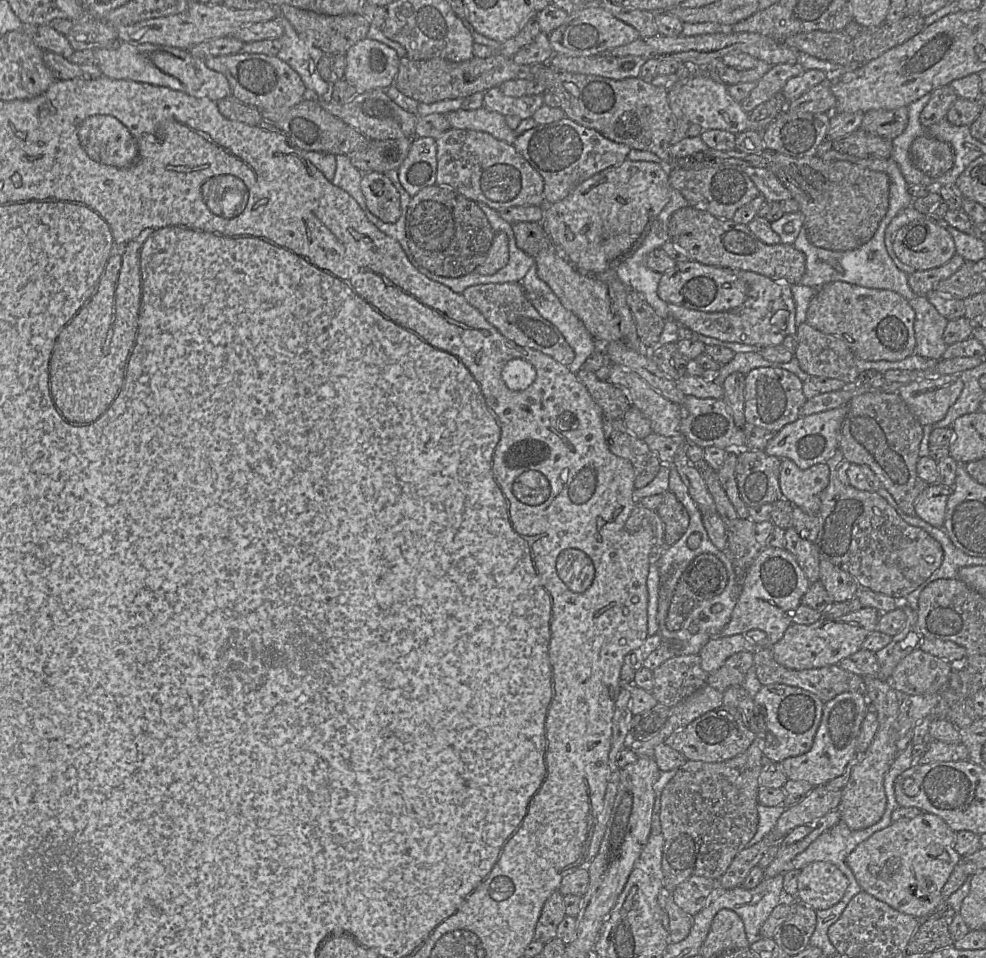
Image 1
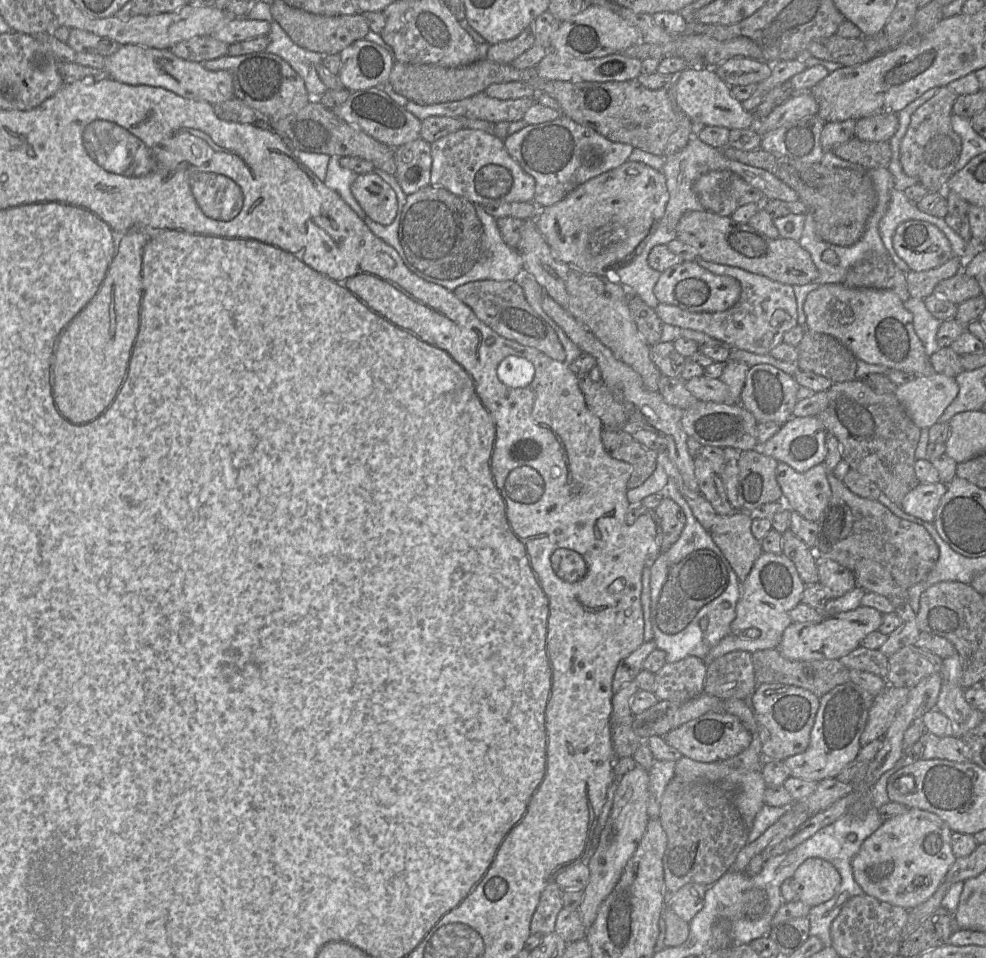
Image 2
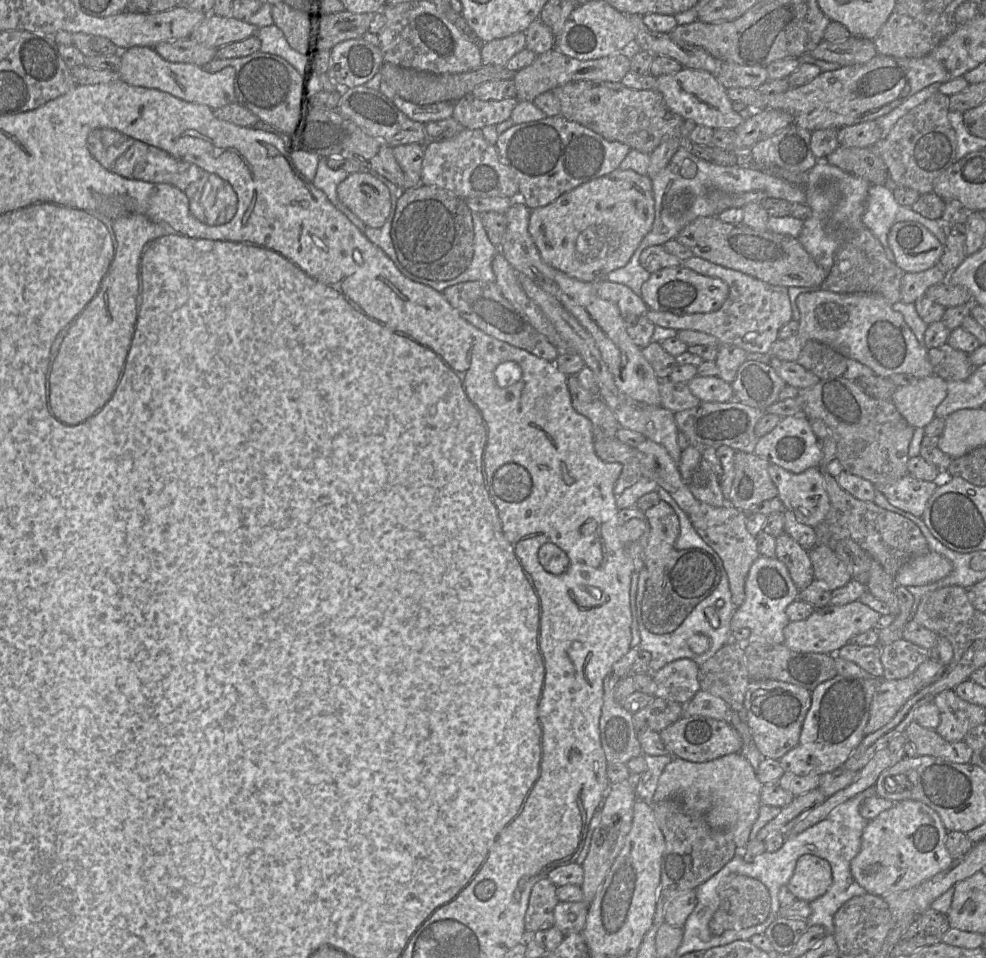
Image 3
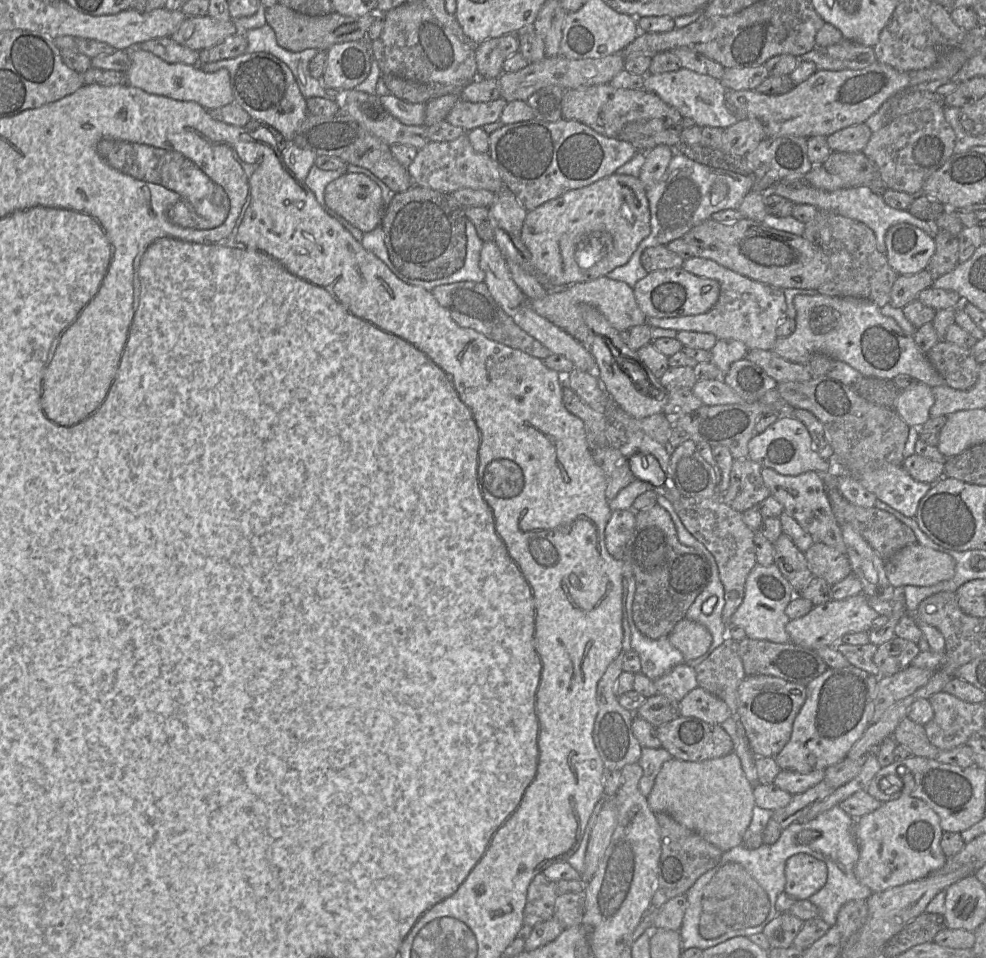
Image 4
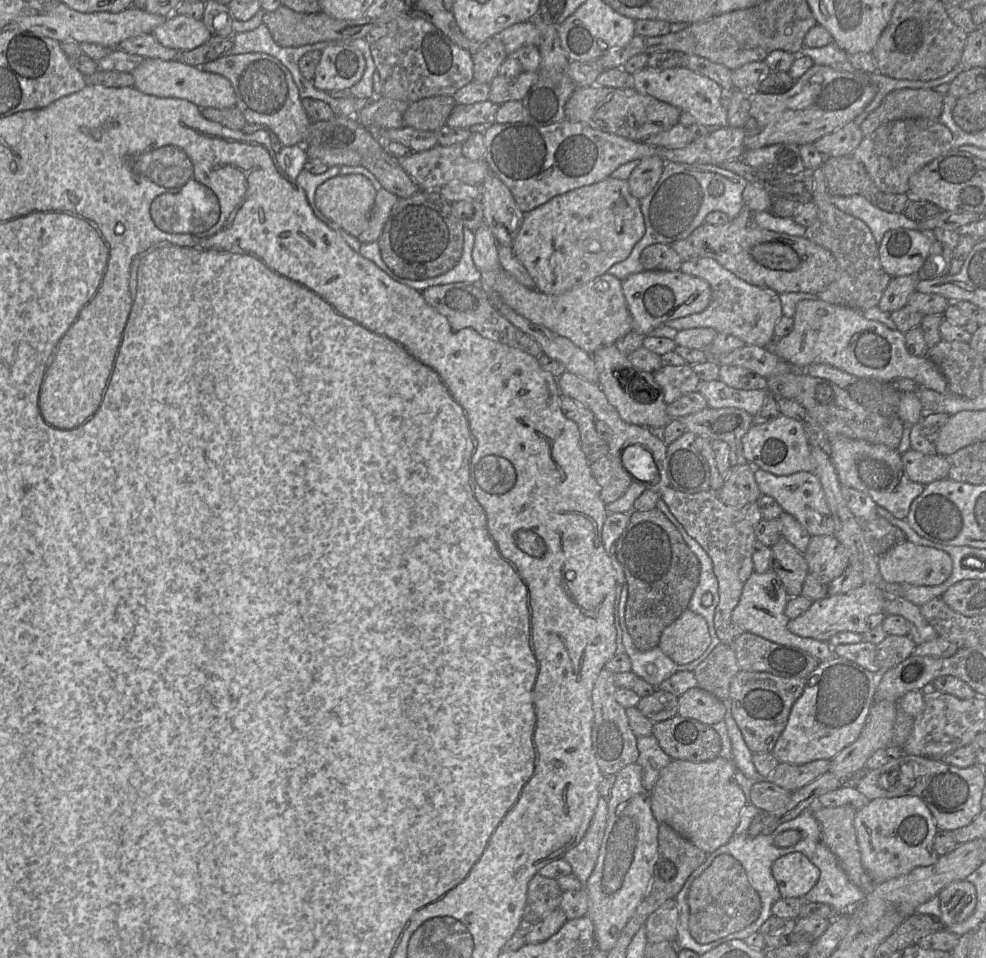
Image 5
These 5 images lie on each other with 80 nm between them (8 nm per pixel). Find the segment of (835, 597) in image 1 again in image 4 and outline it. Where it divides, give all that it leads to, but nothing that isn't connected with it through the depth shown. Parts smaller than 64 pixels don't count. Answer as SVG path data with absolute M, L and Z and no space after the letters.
M814 542L805 552L813 576L834 585L852 573L847 555L821 542Z

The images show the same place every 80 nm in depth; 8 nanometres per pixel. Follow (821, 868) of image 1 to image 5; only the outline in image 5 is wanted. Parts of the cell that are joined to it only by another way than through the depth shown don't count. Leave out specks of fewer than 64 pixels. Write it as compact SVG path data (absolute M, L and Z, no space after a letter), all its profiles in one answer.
M793 852L772 865L781 897L803 898L818 882L820 870L803 853Z

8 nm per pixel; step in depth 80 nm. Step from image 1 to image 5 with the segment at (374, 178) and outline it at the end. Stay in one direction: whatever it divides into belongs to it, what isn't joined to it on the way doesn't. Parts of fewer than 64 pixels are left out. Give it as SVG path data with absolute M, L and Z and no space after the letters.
M337 175L317 188L315 204L326 217L337 223L350 235L358 237L368 227L376 191L373 184L364 175Z

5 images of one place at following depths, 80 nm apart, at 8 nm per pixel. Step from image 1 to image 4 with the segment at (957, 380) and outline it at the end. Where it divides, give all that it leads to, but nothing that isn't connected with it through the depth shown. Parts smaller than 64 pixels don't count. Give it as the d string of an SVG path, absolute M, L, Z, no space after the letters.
M918 382L912 388L901 390L894 409L910 427L921 427L930 418L934 400L932 388Z

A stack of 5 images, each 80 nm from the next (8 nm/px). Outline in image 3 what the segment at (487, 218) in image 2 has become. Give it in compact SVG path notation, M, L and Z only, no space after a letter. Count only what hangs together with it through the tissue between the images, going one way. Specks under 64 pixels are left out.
M472 213L475 234L474 254L470 265L463 273L461 273L458 277L447 281L428 280L412 274L403 266L398 266L398 269L401 271L401 273L408 279L416 283L429 286L439 292L444 291L450 286L467 281L495 282L492 261L494 257L500 252L500 250L489 240L481 221L481 213Z

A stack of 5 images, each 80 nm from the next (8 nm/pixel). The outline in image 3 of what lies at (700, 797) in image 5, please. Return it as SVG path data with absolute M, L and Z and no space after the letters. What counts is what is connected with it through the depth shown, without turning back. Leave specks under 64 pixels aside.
M741 753L729 754L711 761L695 763L678 757L664 768L652 804L683 794L698 794L709 797L712 803L706 814L709 826L729 832L738 849L745 849L750 841L751 829L759 816L761 789L757 773Z

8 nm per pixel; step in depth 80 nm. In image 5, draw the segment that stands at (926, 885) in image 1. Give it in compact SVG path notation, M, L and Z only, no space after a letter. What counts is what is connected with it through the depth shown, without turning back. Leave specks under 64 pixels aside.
M917 796L870 800L869 804L857 810L854 826L862 865L875 885L905 875L917 867L933 865L940 857L933 846L938 831L935 819L925 802Z

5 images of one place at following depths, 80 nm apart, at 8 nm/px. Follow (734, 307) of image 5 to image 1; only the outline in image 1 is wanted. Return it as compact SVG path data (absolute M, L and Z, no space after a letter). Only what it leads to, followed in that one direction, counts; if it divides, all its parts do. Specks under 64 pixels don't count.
M732 269L732 272L748 286L748 296L742 305L725 312L702 312L669 303L671 318L705 336L763 348L781 345L786 336L797 333L796 305L790 284L776 282L755 272L740 269Z

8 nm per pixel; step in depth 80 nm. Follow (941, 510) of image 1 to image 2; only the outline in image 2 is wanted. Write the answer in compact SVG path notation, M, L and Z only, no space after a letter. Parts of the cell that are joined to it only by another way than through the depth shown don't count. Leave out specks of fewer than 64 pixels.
M941 482L919 483L905 495L900 508L907 514L932 523L937 507L946 491L947 485Z

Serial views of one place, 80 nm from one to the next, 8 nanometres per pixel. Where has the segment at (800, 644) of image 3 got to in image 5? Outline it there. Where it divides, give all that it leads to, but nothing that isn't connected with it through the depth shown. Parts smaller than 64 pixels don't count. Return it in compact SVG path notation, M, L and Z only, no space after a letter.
M863 584L844 594L828 595L813 601L806 612L788 622L788 630L798 636L828 641L830 637L841 632L865 633L871 628L868 618L883 611L887 599L885 592L871 584Z

